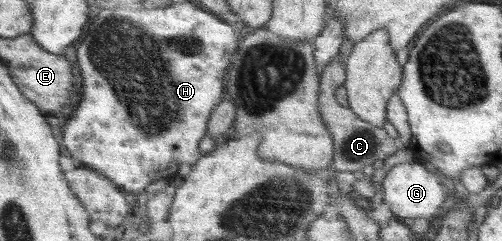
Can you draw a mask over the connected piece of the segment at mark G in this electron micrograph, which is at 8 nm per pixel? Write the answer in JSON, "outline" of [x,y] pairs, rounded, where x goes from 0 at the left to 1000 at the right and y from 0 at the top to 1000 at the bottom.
{"outline":[[[833,664],[787,685],[771,718],[759,718],[755,751],[763,776],[763,838],[775,851],[775,867],[789,900],[821,900],[823,909],[843,900],[855,913],[859,900],[869,900],[894,809],[894,784],[878,768],[871,722],[855,718],[847,685],[835,685]]]}

